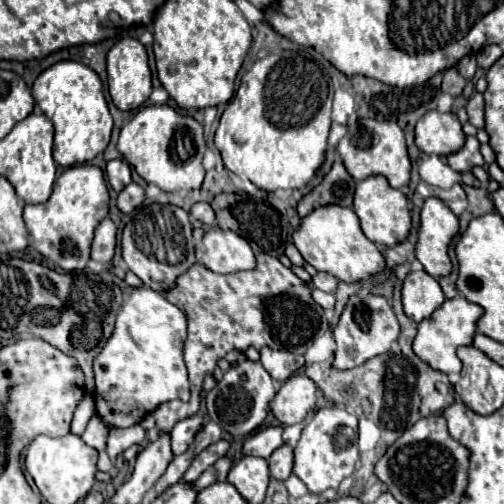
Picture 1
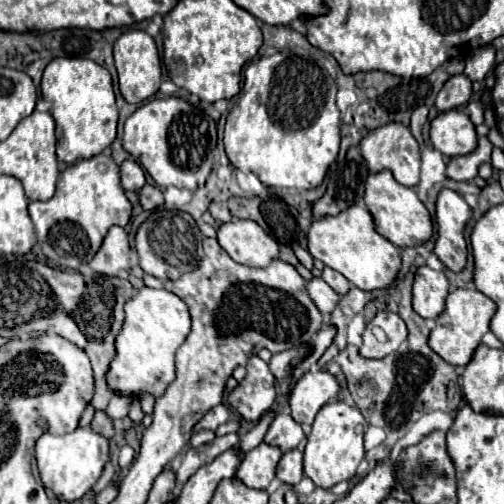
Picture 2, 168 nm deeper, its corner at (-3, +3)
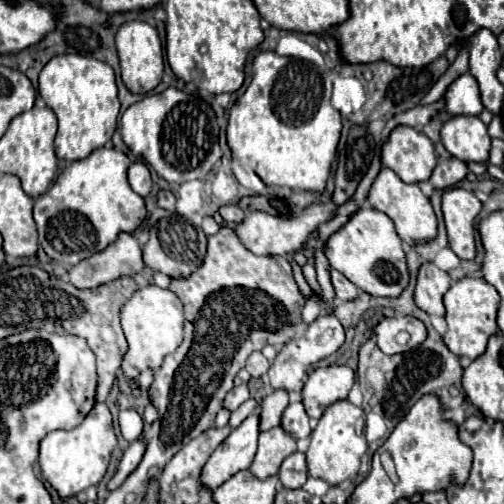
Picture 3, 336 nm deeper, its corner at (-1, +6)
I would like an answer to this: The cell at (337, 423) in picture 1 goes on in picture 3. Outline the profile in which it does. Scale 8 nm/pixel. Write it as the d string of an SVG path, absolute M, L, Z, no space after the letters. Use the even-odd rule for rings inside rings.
M350 401L332 403L320 417L316 429L312 431L312 443L306 453L308 473L312 477L326 479L330 485L340 485L342 481L356 477L360 459L368 449L364 425L366 425L366 413L360 407L352 405Z

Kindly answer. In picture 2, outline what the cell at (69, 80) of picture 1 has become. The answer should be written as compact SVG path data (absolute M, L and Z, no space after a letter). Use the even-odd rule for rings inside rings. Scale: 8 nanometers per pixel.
M54 58L40 84L42 98L50 102L50 114L56 120L56 156L72 164L76 160L98 156L116 138L118 108L112 90L112 78L106 68L88 58Z

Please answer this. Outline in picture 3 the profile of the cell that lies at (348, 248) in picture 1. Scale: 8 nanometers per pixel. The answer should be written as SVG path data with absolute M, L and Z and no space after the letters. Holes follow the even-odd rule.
M362 207L354 217L350 217L348 223L328 239L324 253L332 269L340 271L358 289L374 297L398 297L410 281L406 255L394 223L386 213L374 207Z

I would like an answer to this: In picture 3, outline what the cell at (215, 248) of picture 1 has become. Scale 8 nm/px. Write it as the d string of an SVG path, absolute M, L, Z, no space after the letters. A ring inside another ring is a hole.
M332 201L328 203L312 203L306 209L302 209L300 215L270 215L264 211L252 211L240 225L236 225L236 235L240 237L240 241L244 243L246 249L250 249L256 255L286 255L286 253L294 253L298 249L302 249L302 245L306 243L306 239L310 237L312 231L318 229L318 225L322 225L324 221L332 219L338 211L338 205L334 205Z

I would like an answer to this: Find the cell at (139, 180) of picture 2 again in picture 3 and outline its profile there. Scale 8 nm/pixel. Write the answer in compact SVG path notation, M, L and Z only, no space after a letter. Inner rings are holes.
M136 161L136 163L130 165L130 169L128 169L128 181L130 181L130 187L132 187L138 195L142 195L142 197L146 197L146 195L152 191L150 169L148 169L148 165L142 163L142 161Z

